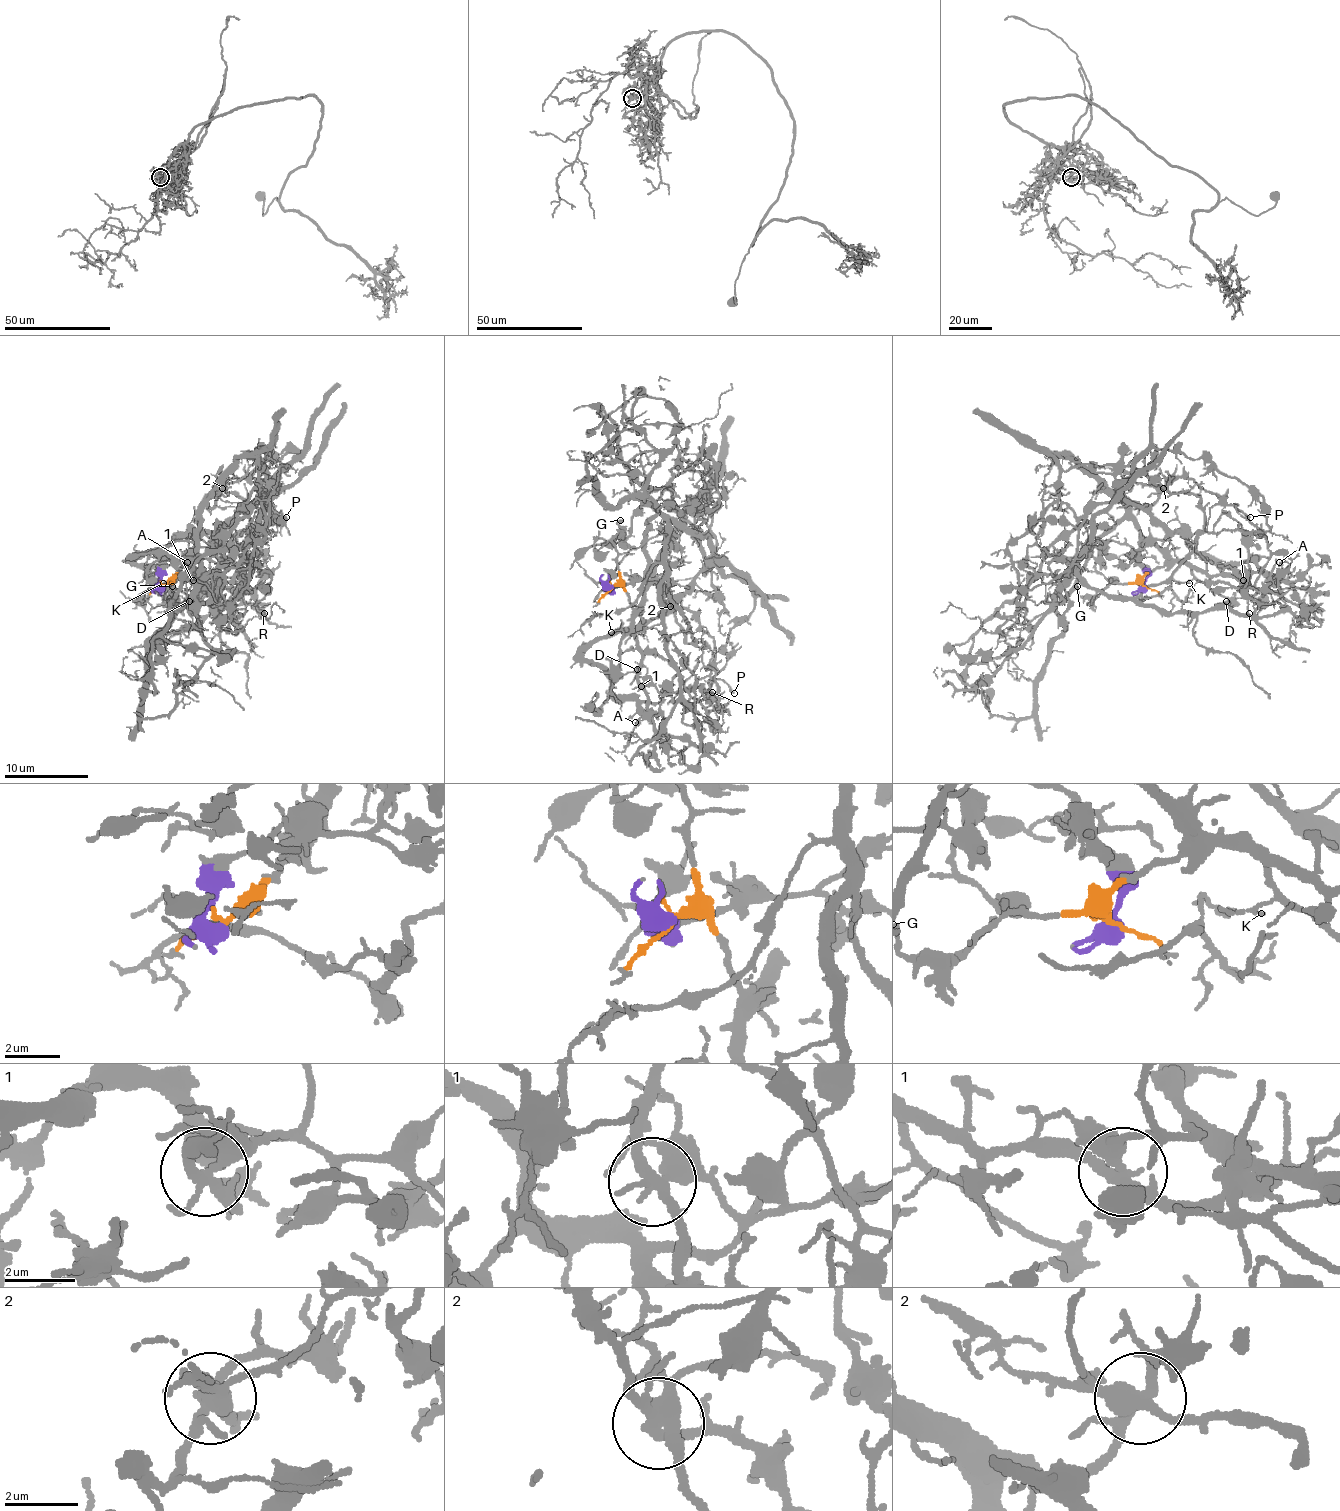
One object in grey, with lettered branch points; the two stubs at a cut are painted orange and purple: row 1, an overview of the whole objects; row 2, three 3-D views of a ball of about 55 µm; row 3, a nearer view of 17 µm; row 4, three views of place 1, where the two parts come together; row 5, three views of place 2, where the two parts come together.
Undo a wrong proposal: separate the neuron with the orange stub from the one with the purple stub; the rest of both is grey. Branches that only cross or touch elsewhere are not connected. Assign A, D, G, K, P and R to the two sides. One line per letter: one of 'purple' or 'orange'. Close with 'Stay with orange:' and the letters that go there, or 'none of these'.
A: orange
D: orange
G: orange
K: orange
P: orange
R: purple
Stay with orange: A, D, G, K, P

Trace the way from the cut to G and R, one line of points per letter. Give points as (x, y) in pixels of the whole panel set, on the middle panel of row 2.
G: (610, 588), (619, 578), (612, 538), (619, 532), (621, 519)
R: (610, 588), (656, 578), (663, 601), (656, 616), (583, 654), (617, 696), (659, 702), (711, 691)

